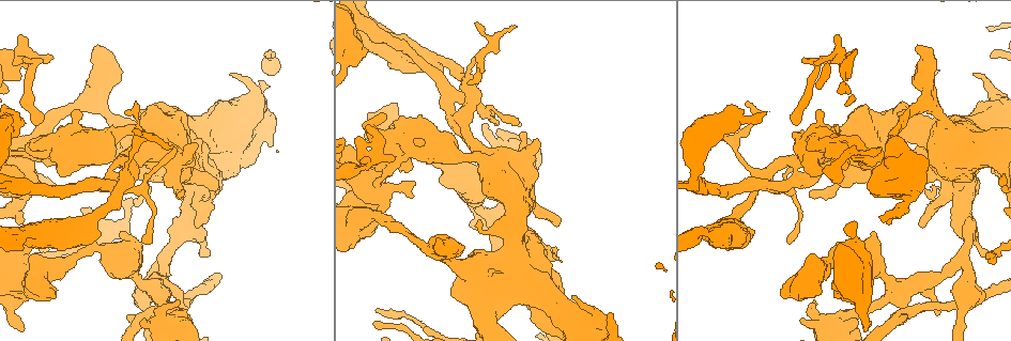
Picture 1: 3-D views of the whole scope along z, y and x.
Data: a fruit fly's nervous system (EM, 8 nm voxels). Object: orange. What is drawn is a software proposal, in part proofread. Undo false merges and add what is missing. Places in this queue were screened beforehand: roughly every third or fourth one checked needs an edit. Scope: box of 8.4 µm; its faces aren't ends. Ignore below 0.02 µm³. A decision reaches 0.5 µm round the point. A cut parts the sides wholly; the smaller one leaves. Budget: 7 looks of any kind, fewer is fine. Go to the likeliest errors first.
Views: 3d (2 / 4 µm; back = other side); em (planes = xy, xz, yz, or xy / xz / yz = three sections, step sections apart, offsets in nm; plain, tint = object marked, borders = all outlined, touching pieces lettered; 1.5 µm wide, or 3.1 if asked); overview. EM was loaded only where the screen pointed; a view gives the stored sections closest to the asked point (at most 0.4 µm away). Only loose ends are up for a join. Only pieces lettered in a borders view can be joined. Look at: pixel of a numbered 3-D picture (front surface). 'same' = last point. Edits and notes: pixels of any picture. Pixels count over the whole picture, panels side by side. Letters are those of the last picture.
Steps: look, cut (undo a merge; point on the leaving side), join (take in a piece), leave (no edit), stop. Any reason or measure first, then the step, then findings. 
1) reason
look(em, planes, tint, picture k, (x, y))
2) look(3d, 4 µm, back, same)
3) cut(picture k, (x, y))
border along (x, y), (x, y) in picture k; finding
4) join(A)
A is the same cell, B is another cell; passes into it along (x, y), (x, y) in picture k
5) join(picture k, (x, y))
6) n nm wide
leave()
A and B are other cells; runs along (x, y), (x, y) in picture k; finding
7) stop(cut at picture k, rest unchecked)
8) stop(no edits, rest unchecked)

three-way junction
look(3d, 2 µm, back, picture 1, (358, 159))

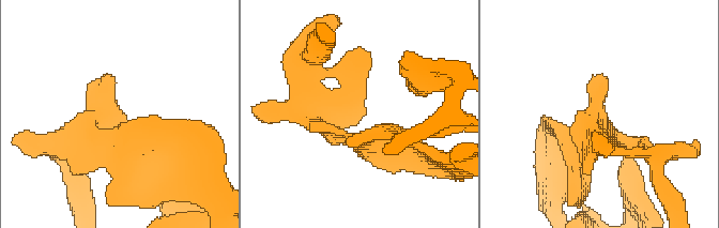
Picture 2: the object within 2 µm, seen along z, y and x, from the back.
3 arms; now the EM
look(em, planes, borders, picture 2, (364, 115))

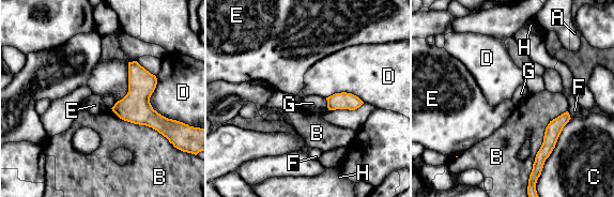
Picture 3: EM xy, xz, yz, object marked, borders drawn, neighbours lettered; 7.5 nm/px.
leave()
A, B, C, D, E, F, G and H are other cells; none of them fits

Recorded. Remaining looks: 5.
calibre changes
look(3d, 4 µm, picture 1, (995, 156))

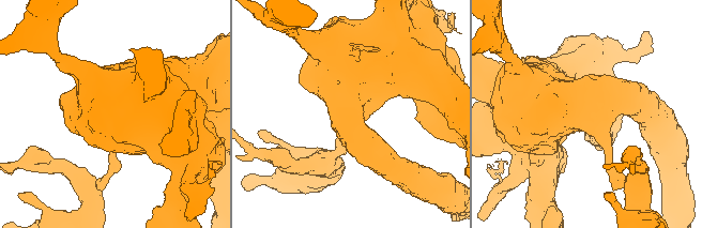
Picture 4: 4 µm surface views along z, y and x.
look(em, planes, borders, picture 4, (590, 118))

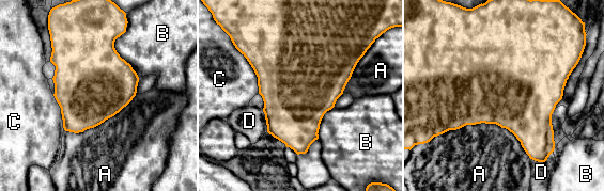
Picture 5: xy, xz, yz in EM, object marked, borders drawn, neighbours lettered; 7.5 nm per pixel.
600 nm wide
leave()
A, B, C and D are other cells; border along (443, 132), (495, 123), (530, 158) in picture 5; one cell here

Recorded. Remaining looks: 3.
free end
look(3d, 2 µm, picture 1, (899, 111))

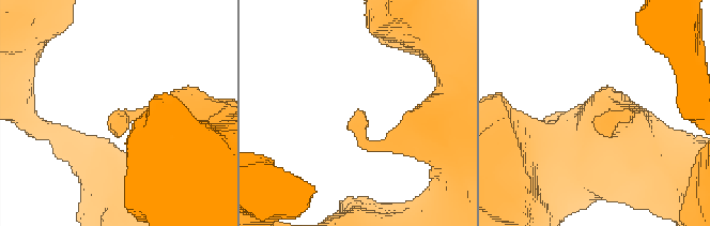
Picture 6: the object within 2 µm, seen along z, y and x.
look(em, planes, borders, picture 6, (361, 114))

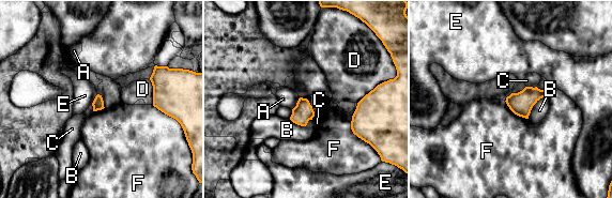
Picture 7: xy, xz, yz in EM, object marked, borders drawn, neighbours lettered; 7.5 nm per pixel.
leave()
A, B, C, D, E and F are other cells; border along (356, 103), (351, 131), (368, 143) in picture 7; none of them fits

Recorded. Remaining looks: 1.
stop(no edits, rest unchecked)

